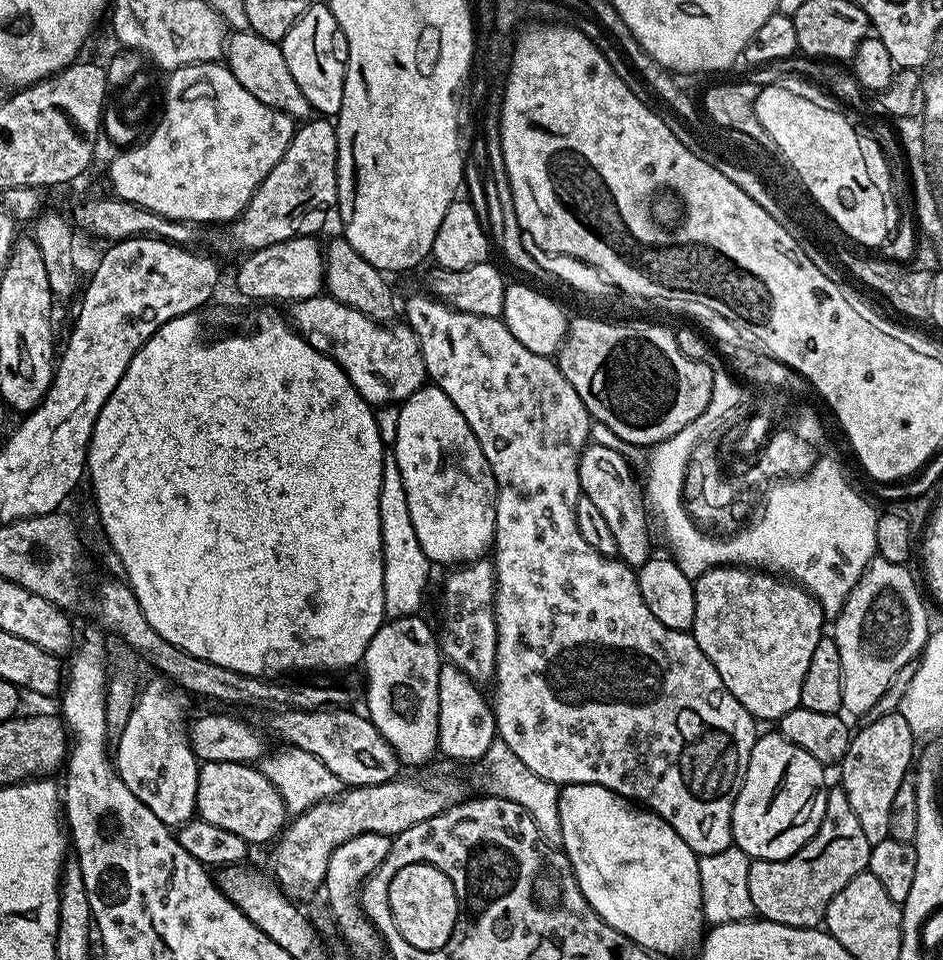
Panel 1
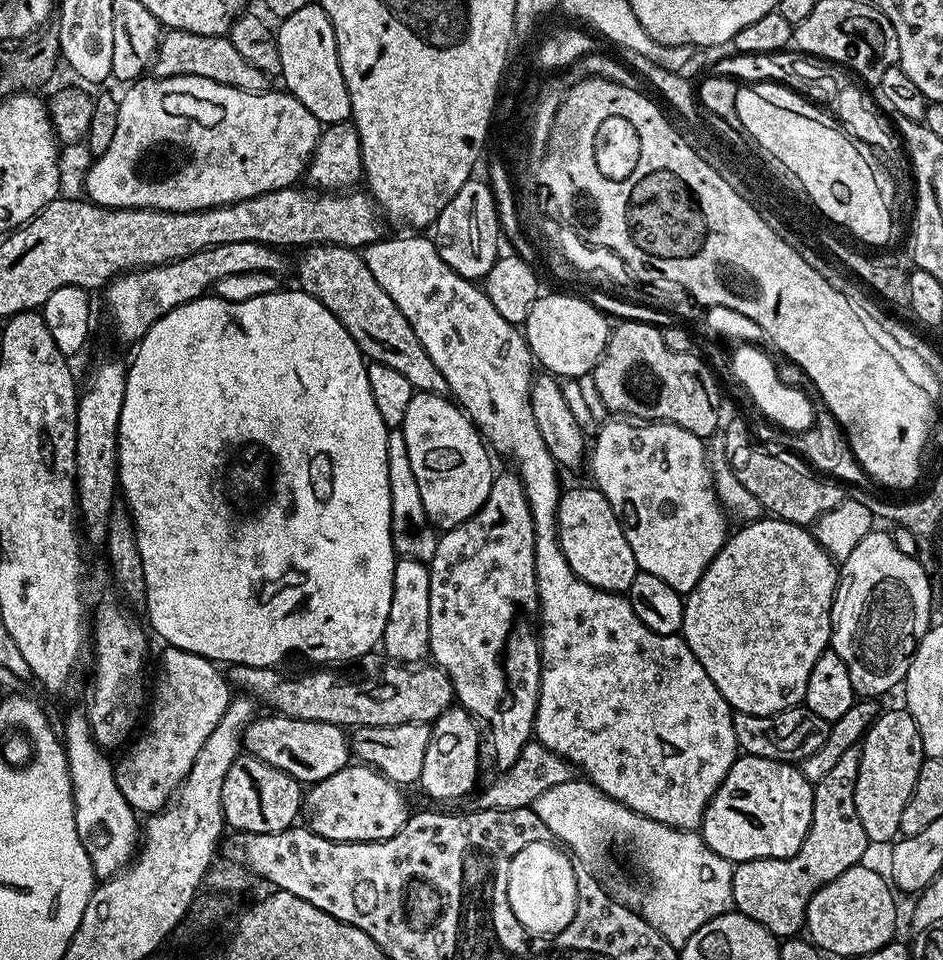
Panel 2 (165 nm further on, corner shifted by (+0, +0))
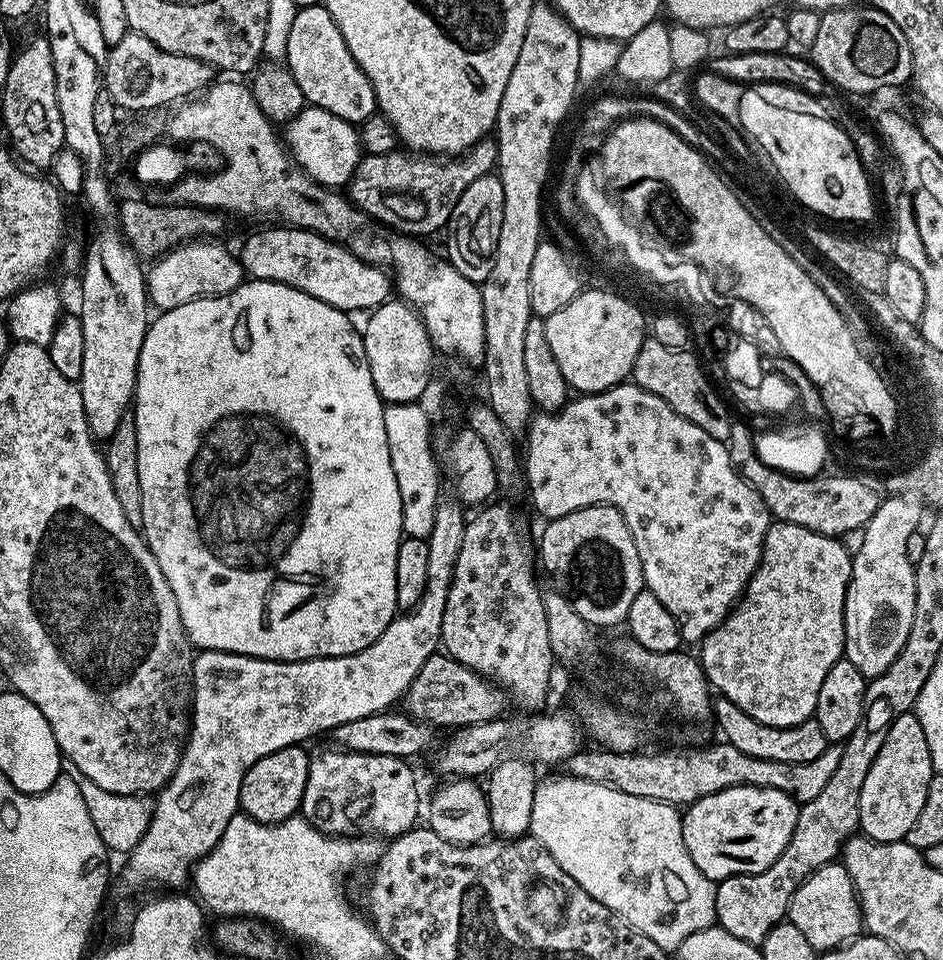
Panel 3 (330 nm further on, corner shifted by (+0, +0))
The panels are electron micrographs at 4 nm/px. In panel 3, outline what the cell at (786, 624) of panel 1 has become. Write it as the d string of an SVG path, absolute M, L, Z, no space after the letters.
M769 523L768 533L764 538L764 549L760 554L759 567L749 577L748 584L742 593L742 599L716 629L707 632L703 640L699 641L698 659L704 668L704 674L708 678L709 685L719 695L724 696L730 702L734 702L734 706L746 710L746 714L750 714L750 718L754 718L766 726L785 728L786 726L798 726L798 722L813 719L818 706L818 690L822 690L822 681L830 672L830 666L834 666L834 662L841 660L844 655L844 603L851 577L852 556L848 554L843 543L837 537L823 536L814 530L806 530L802 526L794 526L793 524Z

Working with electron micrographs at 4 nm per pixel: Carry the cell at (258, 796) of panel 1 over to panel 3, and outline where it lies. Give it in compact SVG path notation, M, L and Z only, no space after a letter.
M300 746L279 748L274 750L274 754L266 754L266 758L258 758L258 762L254 762L250 770L246 770L246 778L242 778L240 791L243 815L263 824L277 824L301 811L300 803L306 790L310 759L309 753L304 753L304 750Z

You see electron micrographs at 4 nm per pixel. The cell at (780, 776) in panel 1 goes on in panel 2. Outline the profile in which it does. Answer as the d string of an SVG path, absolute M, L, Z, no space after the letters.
M747 754L737 755L722 786L708 803L708 808L704 812L704 820L698 831L704 837L706 846L714 850L714 854L736 864L747 860L785 860L787 856L793 856L802 846L812 825L813 787L813 781L806 779L803 771L795 763L758 758Z

